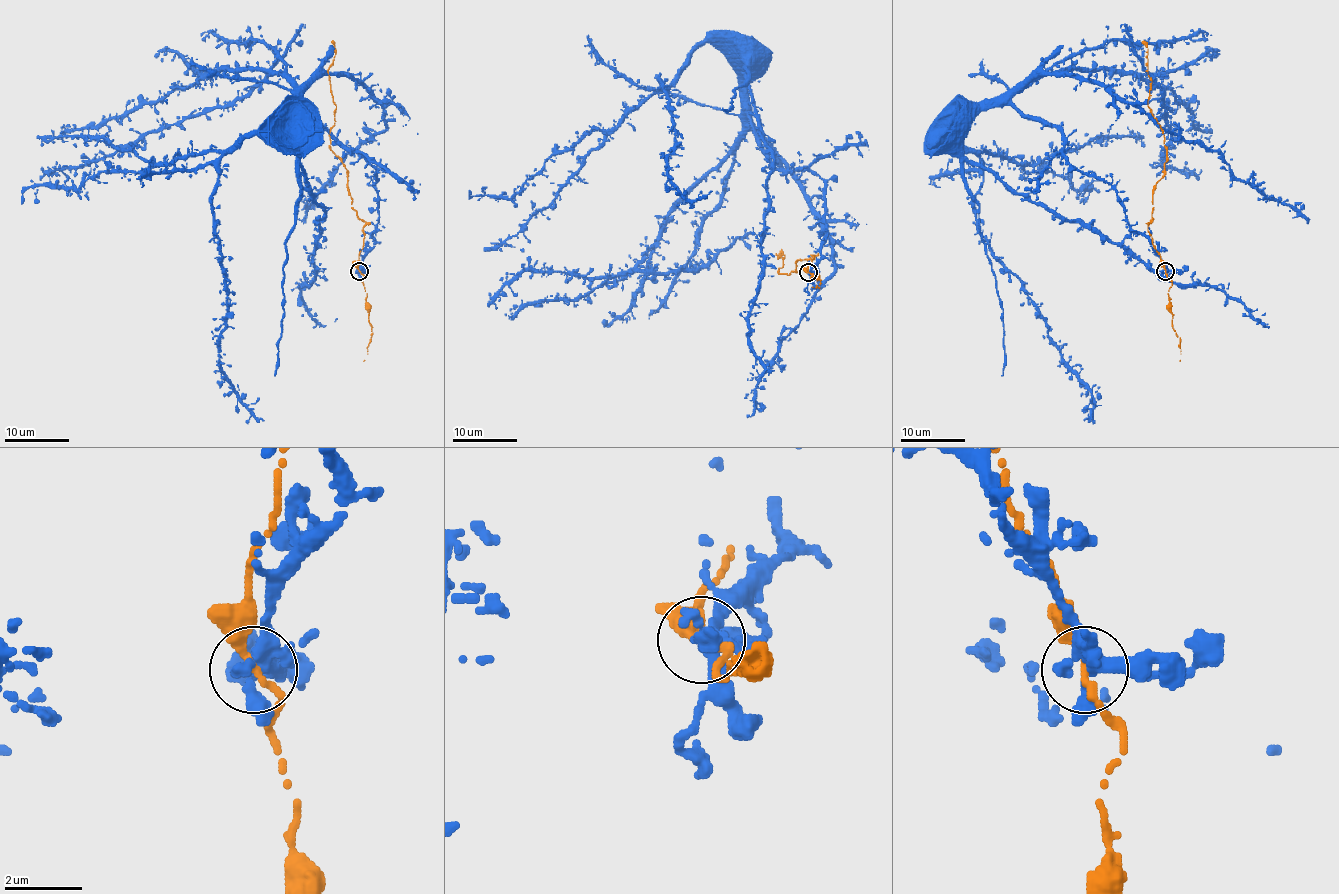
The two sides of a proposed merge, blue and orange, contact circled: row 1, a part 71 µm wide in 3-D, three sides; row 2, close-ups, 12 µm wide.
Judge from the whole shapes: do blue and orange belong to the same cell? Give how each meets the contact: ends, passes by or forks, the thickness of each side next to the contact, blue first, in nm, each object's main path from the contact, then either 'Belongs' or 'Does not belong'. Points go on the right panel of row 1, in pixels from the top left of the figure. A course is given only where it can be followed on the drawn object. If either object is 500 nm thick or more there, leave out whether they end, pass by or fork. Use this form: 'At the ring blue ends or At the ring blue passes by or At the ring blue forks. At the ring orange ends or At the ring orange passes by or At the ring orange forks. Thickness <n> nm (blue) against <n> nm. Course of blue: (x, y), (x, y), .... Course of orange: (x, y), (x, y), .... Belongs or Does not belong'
At the ring blue forks. At the ring orange passes by. Thickness 320 nm (blue) against 200 nm. Course of blue: (1166, 272), (1055, 127), (1009, 104), (936, 132), (980, 159), (978, 232), (1089, 391), (1084, 420). Course of orange: (1165, 272), (1147, 230), (1154, 185), (1168, 158), (1162, 129), (1147, 104), (1152, 79), (1144, 40). Belongs

